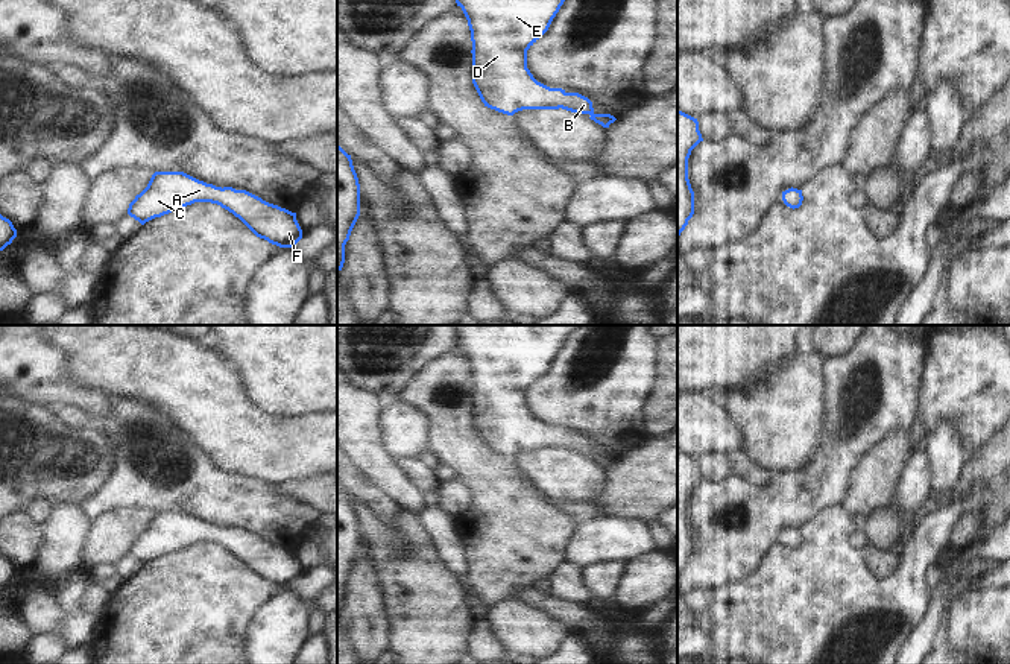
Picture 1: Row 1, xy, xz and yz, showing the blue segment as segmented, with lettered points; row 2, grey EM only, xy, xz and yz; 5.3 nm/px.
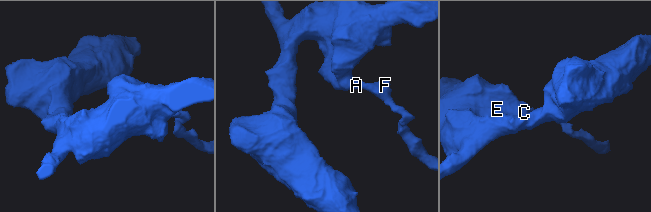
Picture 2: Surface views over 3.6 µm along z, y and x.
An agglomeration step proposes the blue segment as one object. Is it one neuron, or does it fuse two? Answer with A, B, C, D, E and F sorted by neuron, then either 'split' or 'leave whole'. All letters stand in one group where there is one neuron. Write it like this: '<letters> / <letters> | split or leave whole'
A B C D E F | leave whole

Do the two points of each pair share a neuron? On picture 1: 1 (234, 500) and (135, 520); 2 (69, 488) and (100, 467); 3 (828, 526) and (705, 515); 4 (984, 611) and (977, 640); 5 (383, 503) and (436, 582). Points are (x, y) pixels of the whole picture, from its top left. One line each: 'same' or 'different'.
1: different
2: same
3: different
4: same
5: different

